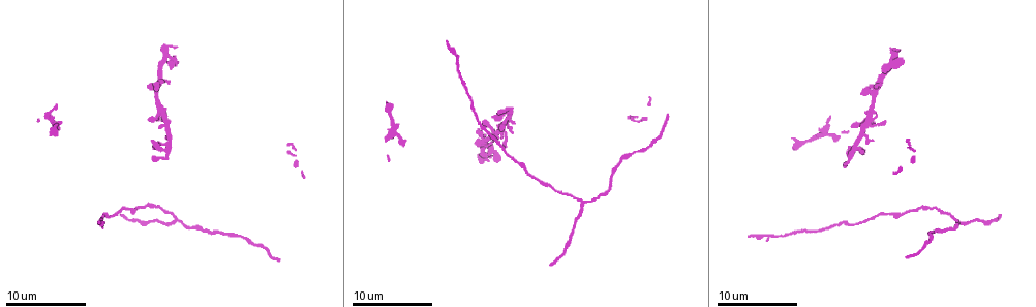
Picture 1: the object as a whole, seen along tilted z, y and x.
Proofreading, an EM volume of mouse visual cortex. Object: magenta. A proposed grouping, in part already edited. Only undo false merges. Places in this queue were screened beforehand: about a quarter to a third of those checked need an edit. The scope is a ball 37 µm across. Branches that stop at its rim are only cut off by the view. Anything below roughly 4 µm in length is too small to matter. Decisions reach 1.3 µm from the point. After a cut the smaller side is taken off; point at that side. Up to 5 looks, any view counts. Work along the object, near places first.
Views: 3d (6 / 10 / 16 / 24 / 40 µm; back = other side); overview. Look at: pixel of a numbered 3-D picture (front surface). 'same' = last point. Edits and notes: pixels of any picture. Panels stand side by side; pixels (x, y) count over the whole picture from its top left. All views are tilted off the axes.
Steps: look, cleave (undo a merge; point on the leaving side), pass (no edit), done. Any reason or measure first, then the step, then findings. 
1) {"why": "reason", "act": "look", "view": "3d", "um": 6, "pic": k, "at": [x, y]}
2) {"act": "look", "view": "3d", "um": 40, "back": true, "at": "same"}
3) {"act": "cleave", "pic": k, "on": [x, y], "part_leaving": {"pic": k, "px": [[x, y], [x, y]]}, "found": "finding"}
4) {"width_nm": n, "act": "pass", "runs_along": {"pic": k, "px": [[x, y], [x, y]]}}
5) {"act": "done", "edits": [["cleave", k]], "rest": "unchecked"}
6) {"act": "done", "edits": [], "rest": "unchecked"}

{"why": "three arms meet", "act": "look", "view": "3d", "um": 16, "pic": 1, "at": [582, 205]}

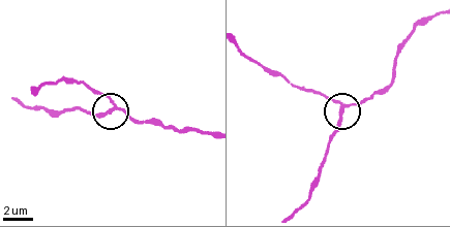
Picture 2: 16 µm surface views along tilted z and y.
{"why": "closer look", "act": "look", "view": "3d", "um": 6, "pic": 2, "at": [342, 108]}

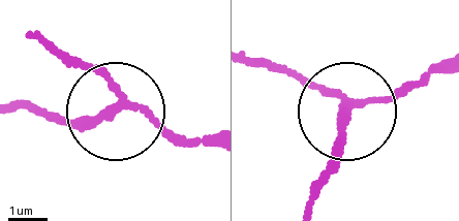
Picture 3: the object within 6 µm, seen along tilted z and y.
{"act": "pass", "runs_along": {"pic": 3, "px": [[249, 60], [312, 83], [341, 112], [338, 160], [319, 196]]}, "found": "continuous, no second cell"}

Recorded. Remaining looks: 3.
{"why": "thin neck", "act": "look", "view": "3d", "um": 10, "pic": 1, "at": [931, 233]}

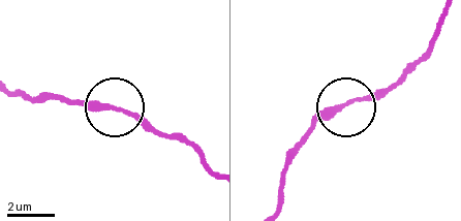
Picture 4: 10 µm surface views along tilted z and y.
{"act": "pass", "runs_along": {"pic": 4, "px": [[16, 93], [105, 104], [158, 135]]}, "found": "all the same cell"}

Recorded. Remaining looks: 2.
{"why": "four or more arms meet", "act": "look", "view": "3d", "um": 10, "pic": 1, "at": [158, 115]}

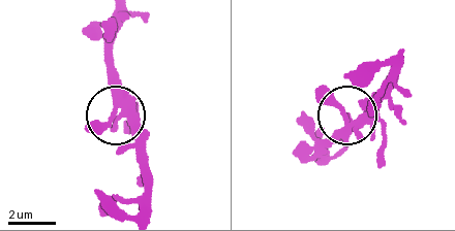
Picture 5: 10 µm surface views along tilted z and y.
{"side_arm_um": 12, "act": "pass", "found": "all the same cell"}

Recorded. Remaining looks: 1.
{"act": "done", "edits": [], "rest": "unchecked"}

